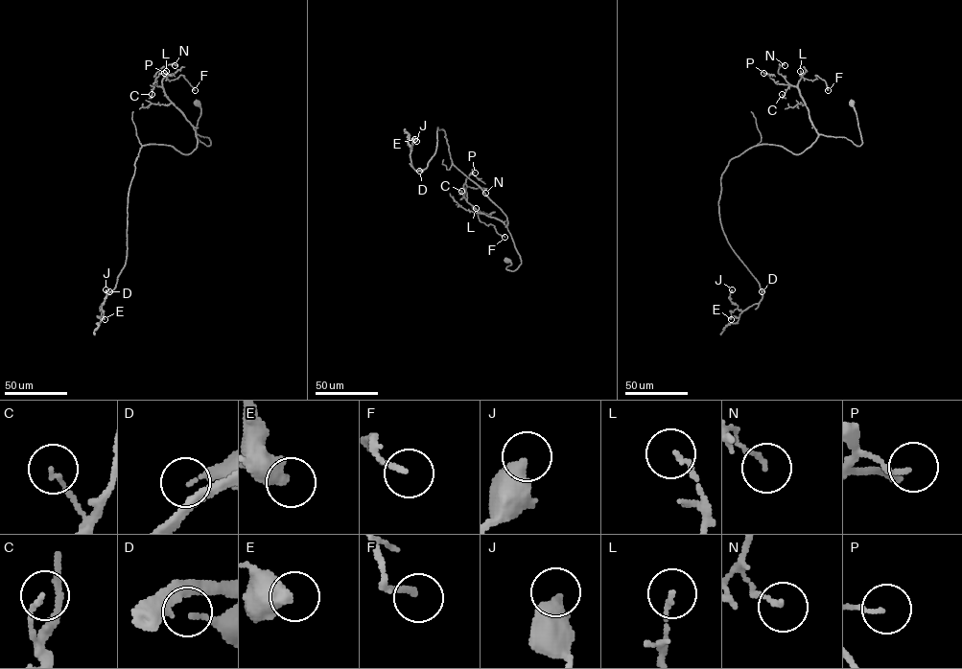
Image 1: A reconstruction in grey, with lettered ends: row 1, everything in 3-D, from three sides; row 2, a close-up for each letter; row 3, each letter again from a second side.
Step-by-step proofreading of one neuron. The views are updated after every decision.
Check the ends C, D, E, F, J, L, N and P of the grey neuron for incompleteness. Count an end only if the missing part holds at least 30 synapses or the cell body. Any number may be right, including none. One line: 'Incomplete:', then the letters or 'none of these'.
Incomplete: none of these

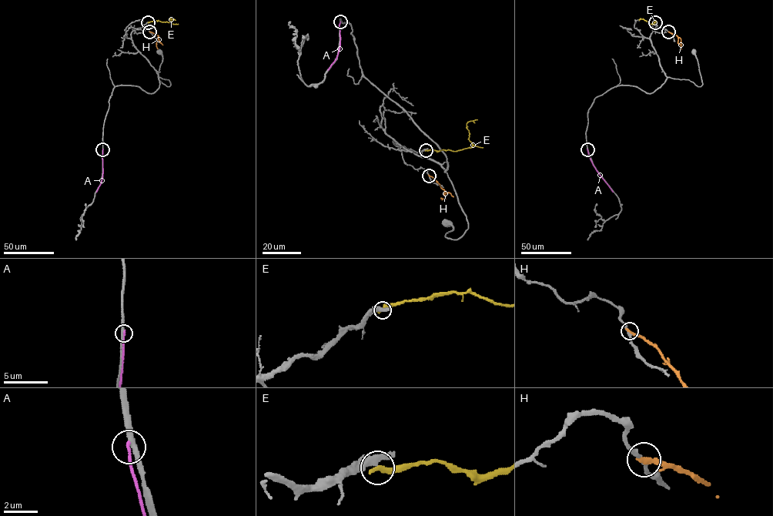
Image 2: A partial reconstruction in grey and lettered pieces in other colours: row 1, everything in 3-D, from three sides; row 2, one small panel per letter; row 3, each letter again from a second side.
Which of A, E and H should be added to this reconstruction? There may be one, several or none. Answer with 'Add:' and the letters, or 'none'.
Add: none

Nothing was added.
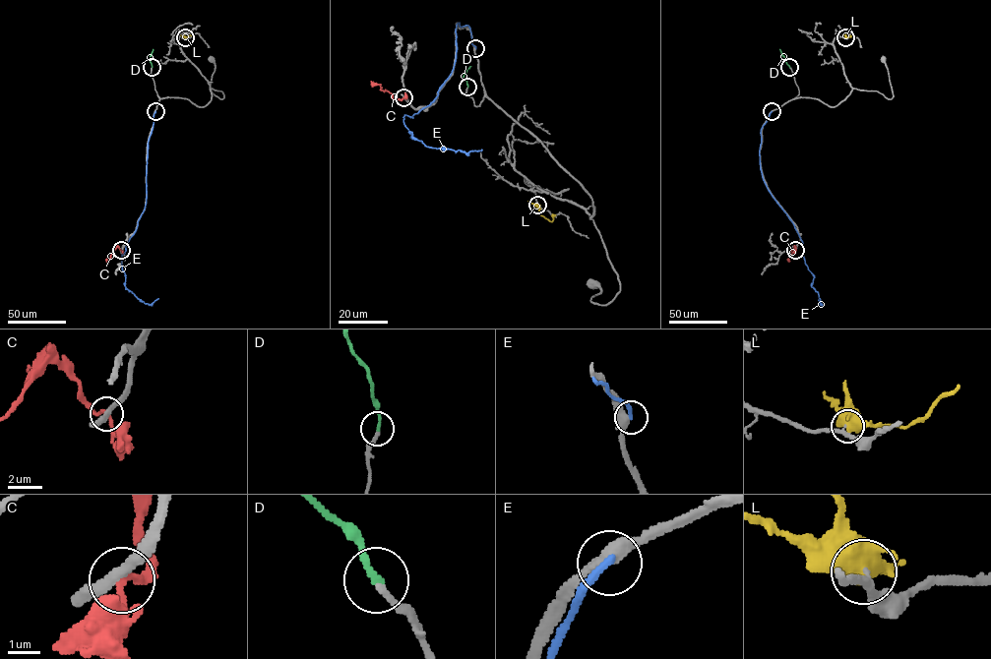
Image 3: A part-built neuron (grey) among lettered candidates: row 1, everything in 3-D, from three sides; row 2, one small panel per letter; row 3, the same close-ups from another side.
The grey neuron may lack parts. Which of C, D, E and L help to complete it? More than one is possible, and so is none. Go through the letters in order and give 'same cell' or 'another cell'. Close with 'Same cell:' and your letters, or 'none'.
C: another cell
D: same cell
E: another cell
L: another cell
Same cell: D

